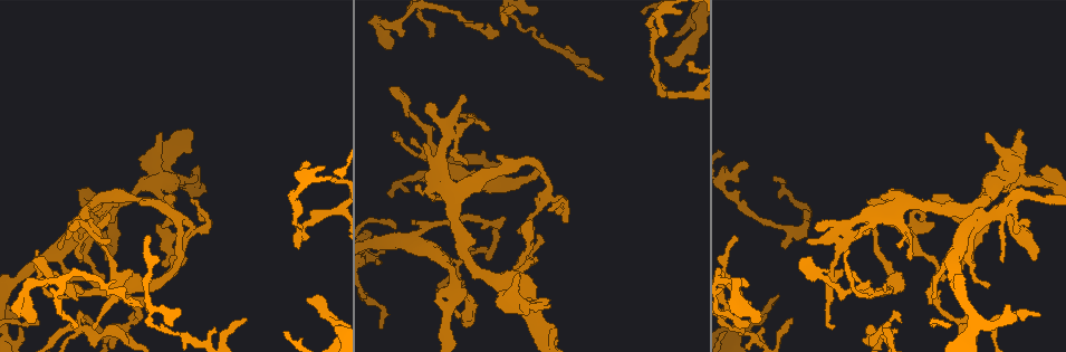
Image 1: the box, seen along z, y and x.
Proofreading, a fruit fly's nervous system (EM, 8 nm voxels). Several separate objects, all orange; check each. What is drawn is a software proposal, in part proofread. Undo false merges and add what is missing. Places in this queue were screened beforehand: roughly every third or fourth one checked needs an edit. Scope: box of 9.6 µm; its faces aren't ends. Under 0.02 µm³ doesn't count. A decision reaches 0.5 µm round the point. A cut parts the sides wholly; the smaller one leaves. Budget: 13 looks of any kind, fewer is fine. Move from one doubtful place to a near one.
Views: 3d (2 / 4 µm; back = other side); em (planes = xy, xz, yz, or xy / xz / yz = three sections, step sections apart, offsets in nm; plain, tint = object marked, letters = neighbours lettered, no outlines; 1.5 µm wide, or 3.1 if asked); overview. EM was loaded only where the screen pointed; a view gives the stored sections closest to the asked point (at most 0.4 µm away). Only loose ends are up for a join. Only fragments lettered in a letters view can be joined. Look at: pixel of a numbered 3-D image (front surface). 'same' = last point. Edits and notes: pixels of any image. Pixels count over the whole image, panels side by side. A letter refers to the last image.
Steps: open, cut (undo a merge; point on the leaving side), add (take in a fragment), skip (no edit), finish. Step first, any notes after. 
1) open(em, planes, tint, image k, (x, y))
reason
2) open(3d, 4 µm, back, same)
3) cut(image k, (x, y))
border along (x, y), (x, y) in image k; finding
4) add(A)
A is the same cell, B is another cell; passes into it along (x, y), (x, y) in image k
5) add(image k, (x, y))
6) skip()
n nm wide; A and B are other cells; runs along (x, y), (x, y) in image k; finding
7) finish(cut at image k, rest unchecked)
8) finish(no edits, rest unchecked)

open(em, planes, letters, image 1, (886, 288))
an open end

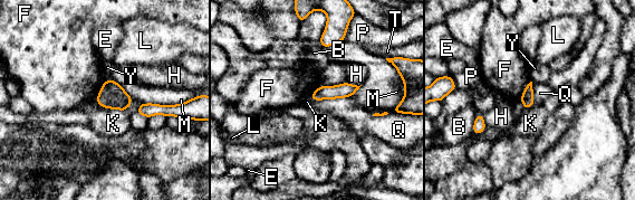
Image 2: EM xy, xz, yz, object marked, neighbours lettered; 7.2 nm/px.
skip()
B, E, F, H, K, L, M, P, Q, T and Y are other cells; runs along (354, 87), (323, 92), (314, 96) in image 2; none of them fits

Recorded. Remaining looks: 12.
open(em, planes, letters, image 1, (19, 326))
an open end

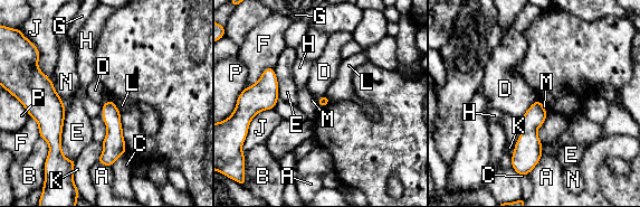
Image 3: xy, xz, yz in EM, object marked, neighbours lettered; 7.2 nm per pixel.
skip()
A, B, C, D, E, F, G, H, J, K, L, M, N and P are other cells; none of them fits

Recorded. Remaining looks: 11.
open(3d, 4 µm, image 1, (216, 329))
thin end

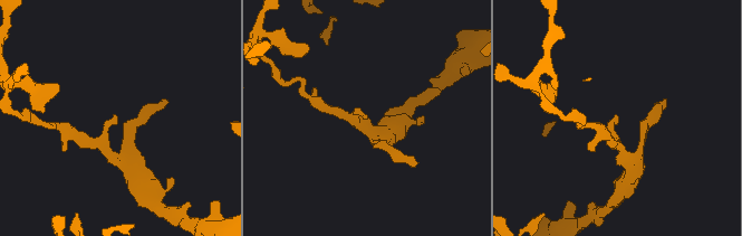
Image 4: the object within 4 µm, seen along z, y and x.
open(em, xz, step 4, tint, image 4, (364, 116))
need the tissue

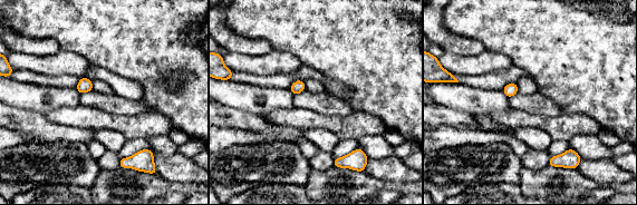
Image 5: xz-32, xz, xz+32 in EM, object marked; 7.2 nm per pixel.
open(em, planes, letters, same)

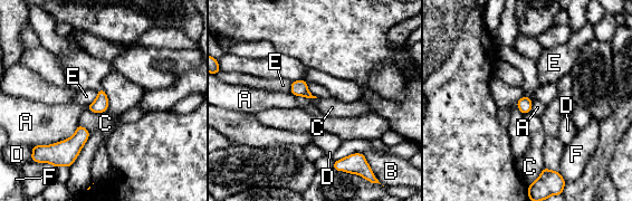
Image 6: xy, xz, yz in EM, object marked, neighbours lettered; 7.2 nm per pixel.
skip()
A, B, C, D, E and F are other cells; border along (78, 124), (70, 136), (37, 145) in image 6; none of them fits

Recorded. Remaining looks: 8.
open(em, planes, plain, image 1, (782, 246))
branch stops here

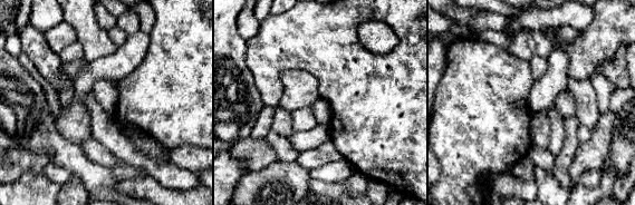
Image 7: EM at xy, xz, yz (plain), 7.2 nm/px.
open(em, planes, letters, same)

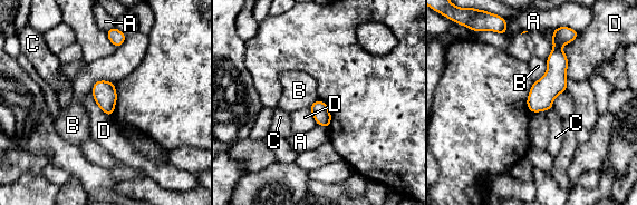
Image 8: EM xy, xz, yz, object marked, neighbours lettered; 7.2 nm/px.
skip()
A, B, C and D are other cells; runs along (557, 44), (556, 78), (533, 109) in image 8; none of them fits

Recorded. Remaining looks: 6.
open(3d, 2 µm, image 1, (31, 283))
abrupt turn

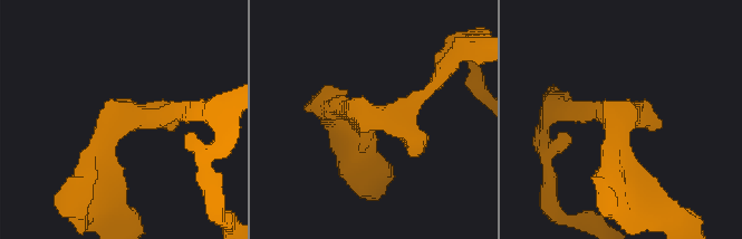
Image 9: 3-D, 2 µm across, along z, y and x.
open(em, planes, letters, image 9, (130, 113))

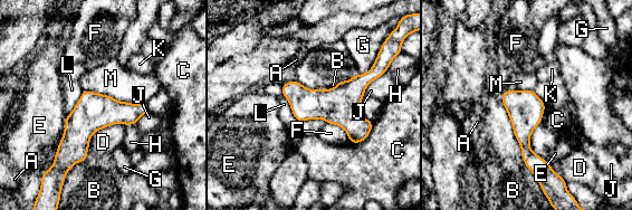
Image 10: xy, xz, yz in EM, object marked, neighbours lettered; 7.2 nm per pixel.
skip()
A, B, C, D, E, F, G, H, J, K, L and M are other cells; border along (326, 121), (309, 118), (299, 123) in image 10; one cell here

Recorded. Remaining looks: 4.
finish(no edits, rest unchecked)

